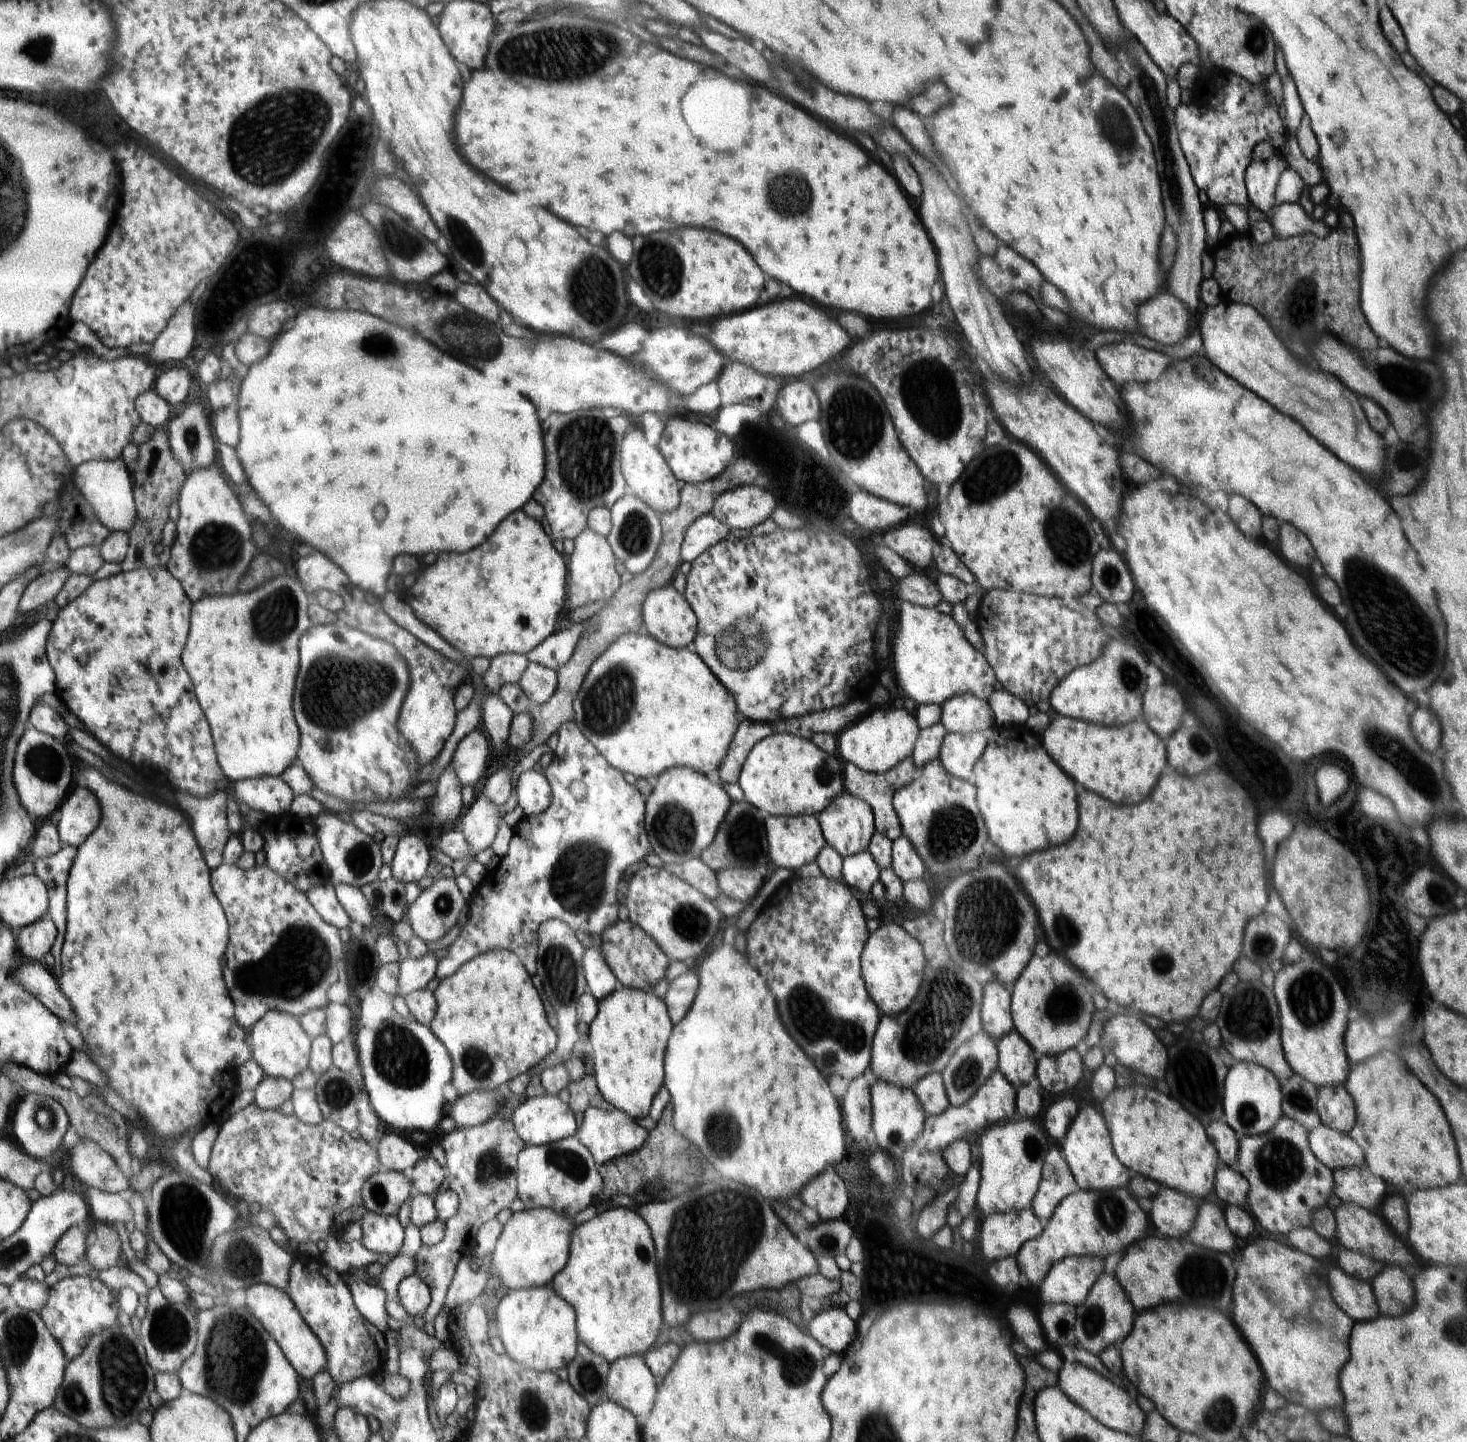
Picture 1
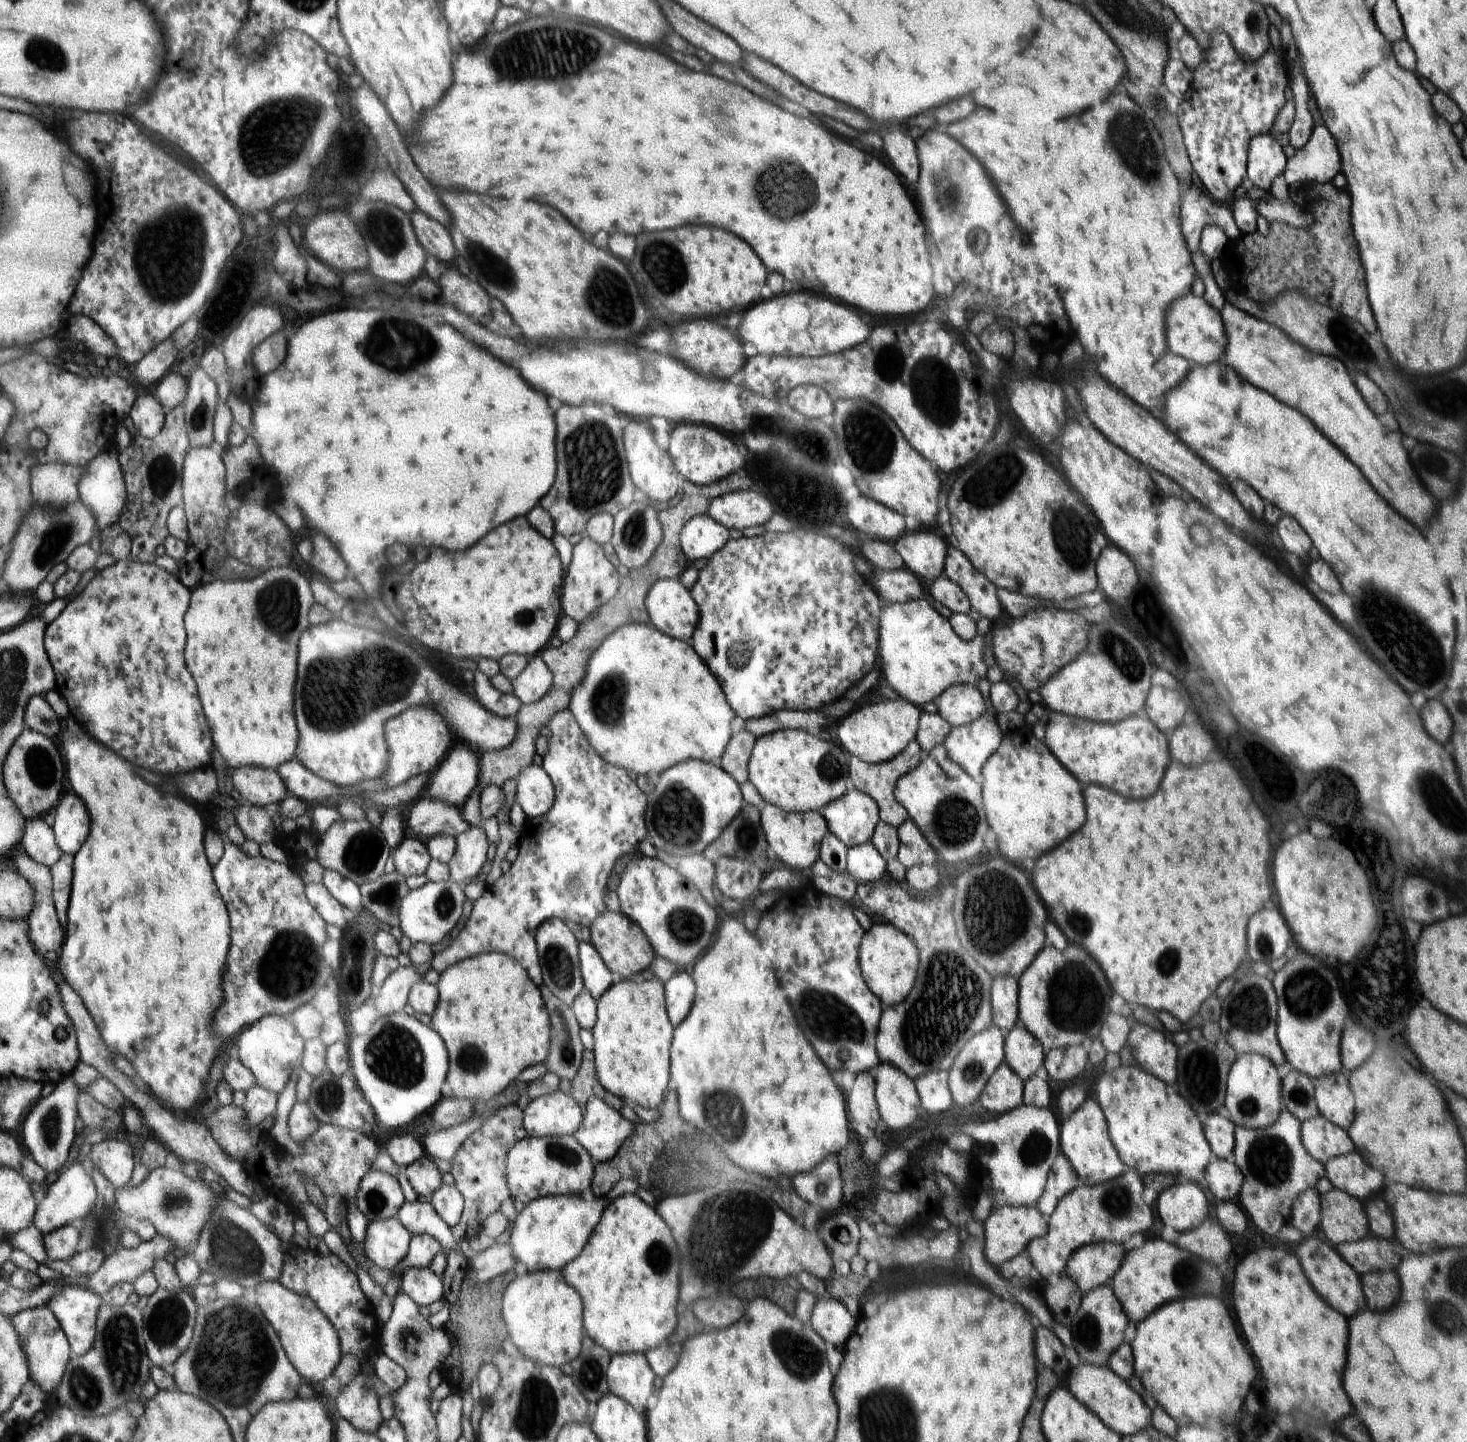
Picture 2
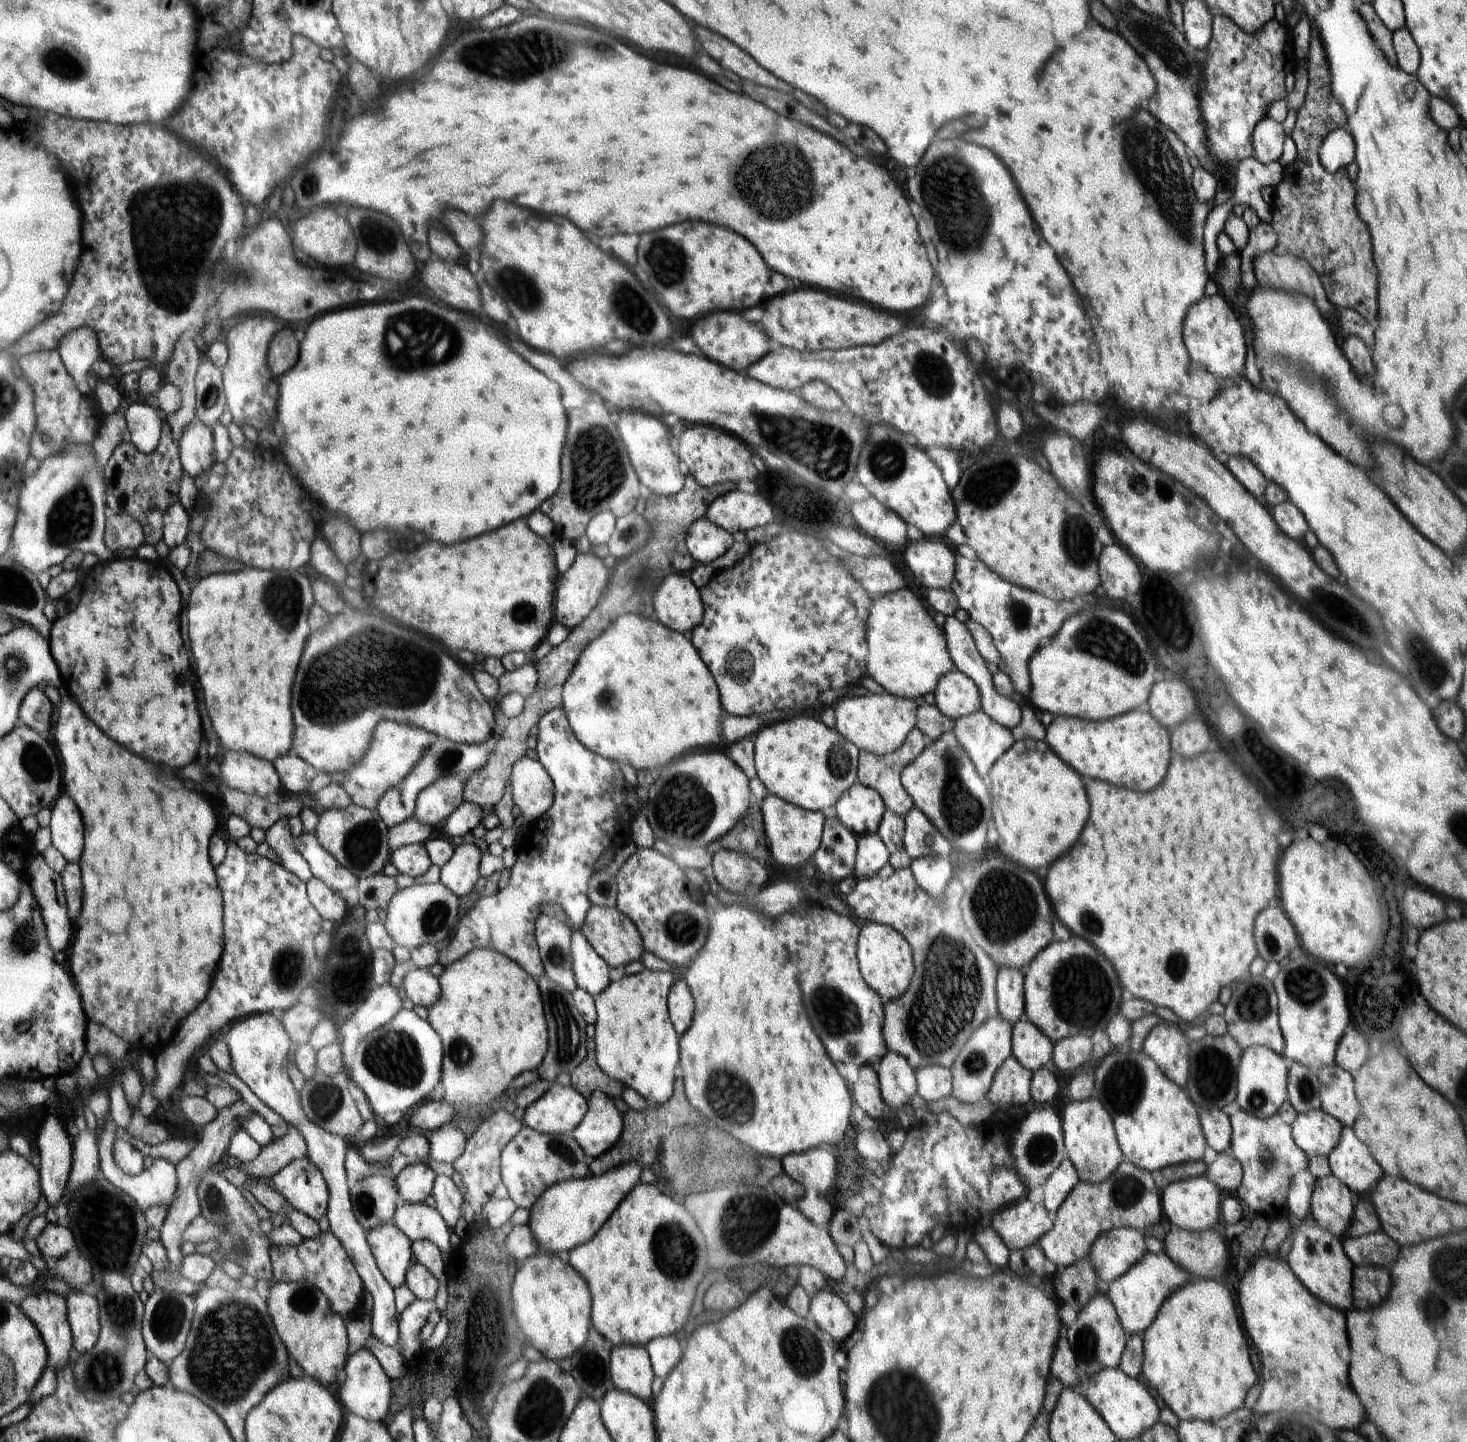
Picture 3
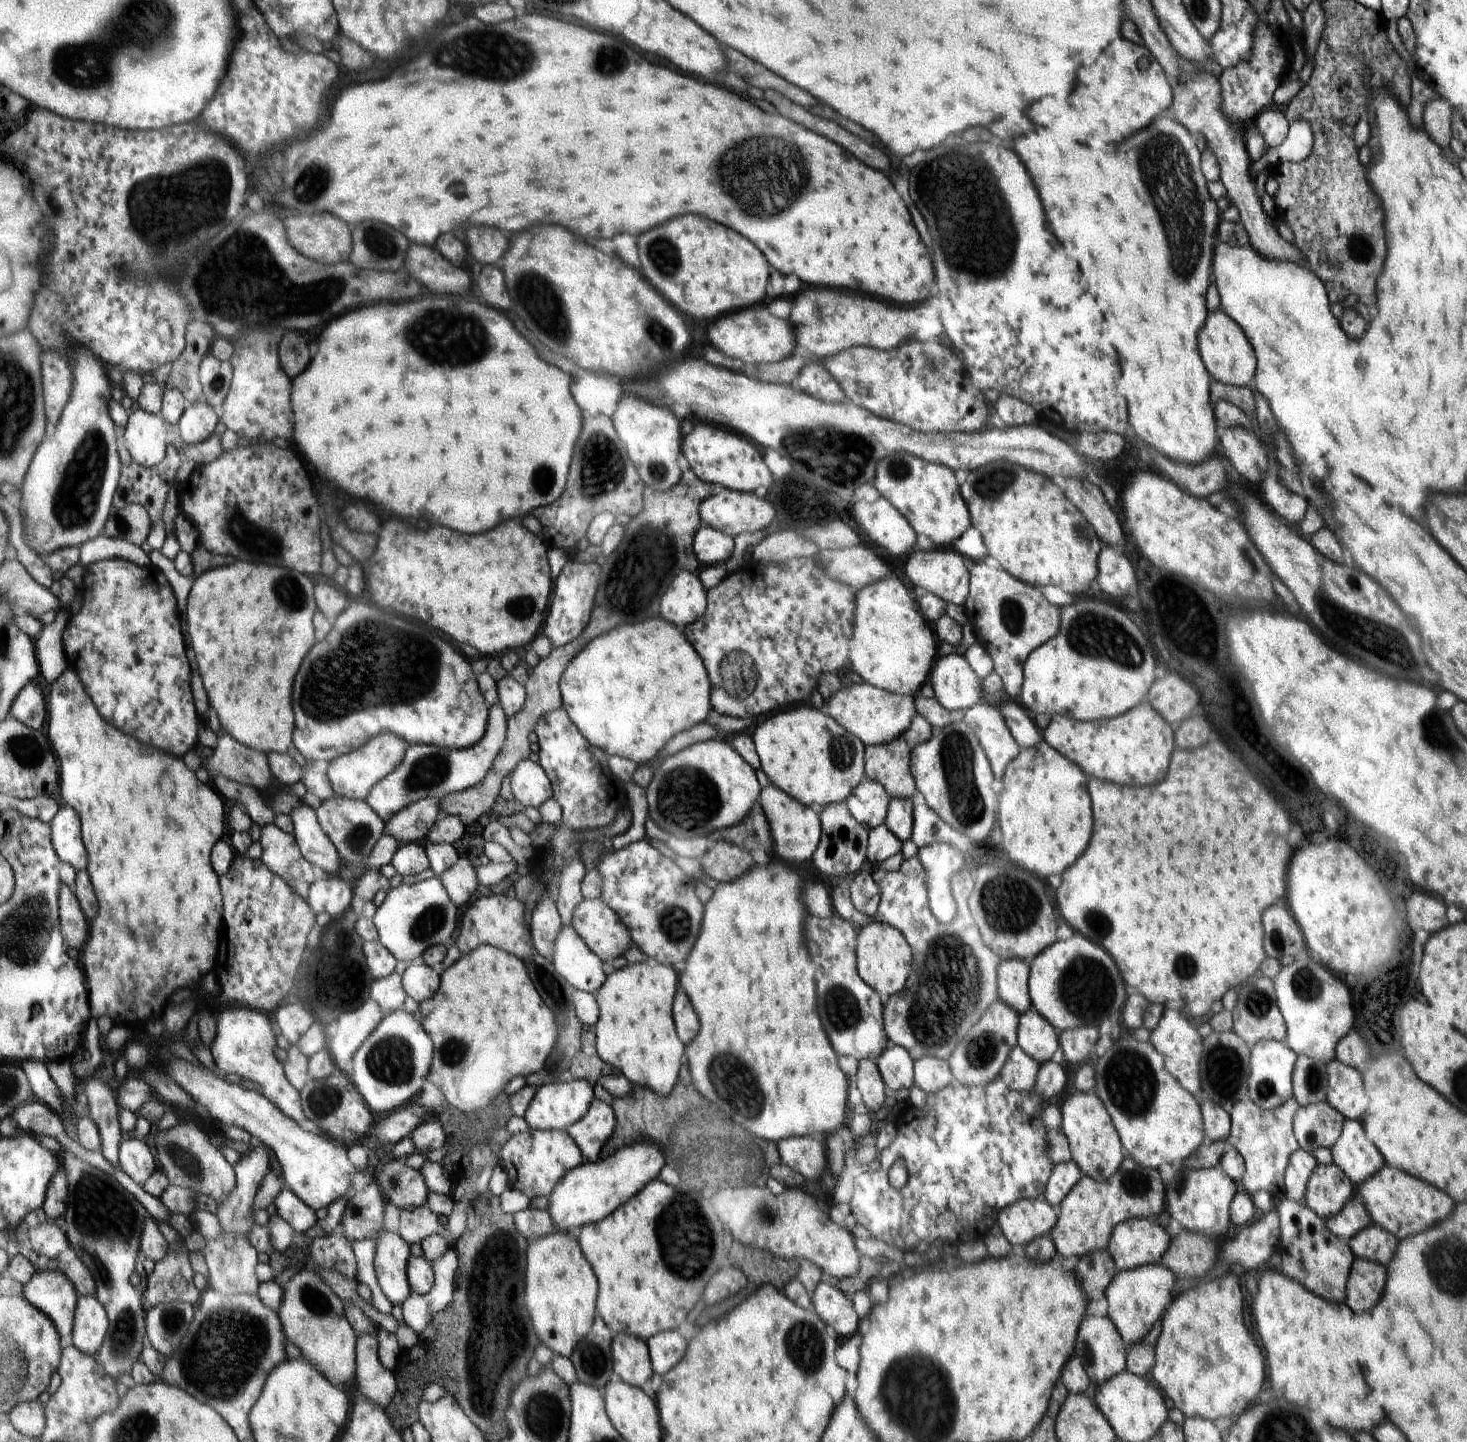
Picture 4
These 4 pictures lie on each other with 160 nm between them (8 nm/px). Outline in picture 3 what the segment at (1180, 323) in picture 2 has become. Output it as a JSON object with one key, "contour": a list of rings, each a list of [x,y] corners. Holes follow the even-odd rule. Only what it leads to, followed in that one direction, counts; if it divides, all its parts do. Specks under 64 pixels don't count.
{"contour":[[[1220,292],[1214,296],[1204,295],[1202,300],[1194,303],[1186,312],[1182,328],[1184,328],[1182,340],[1186,352],[1190,355],[1191,364],[1204,366],[1208,372],[1212,372],[1217,379],[1222,380],[1236,381],[1238,377],[1245,374],[1244,327],[1235,306]]]}

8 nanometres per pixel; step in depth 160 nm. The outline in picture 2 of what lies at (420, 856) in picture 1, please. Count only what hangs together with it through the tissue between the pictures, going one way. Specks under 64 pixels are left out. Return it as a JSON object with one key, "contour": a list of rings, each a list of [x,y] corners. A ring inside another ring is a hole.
{"contour":[[[403,839],[391,856],[395,871],[405,878],[424,874],[432,862],[428,846],[418,839]]]}

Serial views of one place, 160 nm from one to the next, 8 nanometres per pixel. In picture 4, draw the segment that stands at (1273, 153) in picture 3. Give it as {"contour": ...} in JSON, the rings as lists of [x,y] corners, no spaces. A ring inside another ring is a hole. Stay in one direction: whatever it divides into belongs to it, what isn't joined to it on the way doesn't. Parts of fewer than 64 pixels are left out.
{"contour":[[[1276,105],[1264,109],[1253,121],[1253,124],[1257,126],[1263,136],[1268,149],[1282,144],[1282,141],[1286,138],[1289,123],[1284,112],[1279,110]]]}

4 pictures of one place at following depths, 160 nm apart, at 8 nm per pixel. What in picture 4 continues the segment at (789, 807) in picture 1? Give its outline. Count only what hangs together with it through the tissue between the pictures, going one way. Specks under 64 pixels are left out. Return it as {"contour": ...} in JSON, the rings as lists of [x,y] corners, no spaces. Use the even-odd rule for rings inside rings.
{"contour":[[[808,706],[783,709],[754,730],[753,743],[768,780],[807,807],[844,803],[865,778],[865,745],[826,711]]]}

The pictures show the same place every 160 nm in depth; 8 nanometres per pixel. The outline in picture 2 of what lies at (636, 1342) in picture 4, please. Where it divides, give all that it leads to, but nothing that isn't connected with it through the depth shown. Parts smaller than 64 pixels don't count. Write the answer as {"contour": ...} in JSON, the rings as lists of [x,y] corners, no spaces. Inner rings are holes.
{"contour":[[[644,1353],[612,1355],[607,1368],[609,1392],[646,1413],[646,1402],[652,1394],[654,1373]]]}

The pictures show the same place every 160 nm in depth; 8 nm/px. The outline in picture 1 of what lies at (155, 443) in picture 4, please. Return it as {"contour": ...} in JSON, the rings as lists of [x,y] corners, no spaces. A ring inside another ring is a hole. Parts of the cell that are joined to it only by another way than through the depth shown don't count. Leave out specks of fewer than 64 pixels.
{"contour":[[[155,390],[140,394],[135,400],[135,409],[142,422],[154,426],[155,429],[167,426],[176,412]]]}

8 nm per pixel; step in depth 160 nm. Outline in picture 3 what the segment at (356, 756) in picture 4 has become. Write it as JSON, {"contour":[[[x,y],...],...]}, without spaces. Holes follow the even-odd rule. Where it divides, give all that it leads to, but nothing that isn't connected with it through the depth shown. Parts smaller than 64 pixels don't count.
{"contour":[[[382,720],[382,724],[379,723],[373,732],[373,740],[368,750],[364,752],[364,758],[352,770],[344,772],[344,778],[339,785],[350,796],[351,803],[369,810],[376,810],[378,800],[381,800],[390,788],[401,784],[402,780],[414,771],[414,766],[418,764],[422,756],[425,756],[426,748],[436,742],[436,738],[436,734],[418,726]]]}

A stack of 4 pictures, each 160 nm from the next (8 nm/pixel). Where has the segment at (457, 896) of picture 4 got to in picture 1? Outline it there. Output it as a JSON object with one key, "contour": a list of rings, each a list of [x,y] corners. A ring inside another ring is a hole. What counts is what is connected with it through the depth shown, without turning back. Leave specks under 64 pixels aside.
{"contour":[[[484,795],[468,799],[467,808],[461,817],[460,830],[471,846],[471,856],[453,862],[455,876],[464,874],[466,865],[473,860],[475,854],[492,844],[502,817],[498,805]]]}

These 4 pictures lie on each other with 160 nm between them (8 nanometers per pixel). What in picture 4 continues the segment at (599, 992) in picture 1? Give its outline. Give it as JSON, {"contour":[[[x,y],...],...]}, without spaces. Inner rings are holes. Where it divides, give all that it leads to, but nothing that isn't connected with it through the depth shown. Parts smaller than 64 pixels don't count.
{"contour":[[[572,925],[561,930],[555,941],[552,962],[554,968],[575,989],[595,995],[604,978],[602,962],[580,938]]]}

